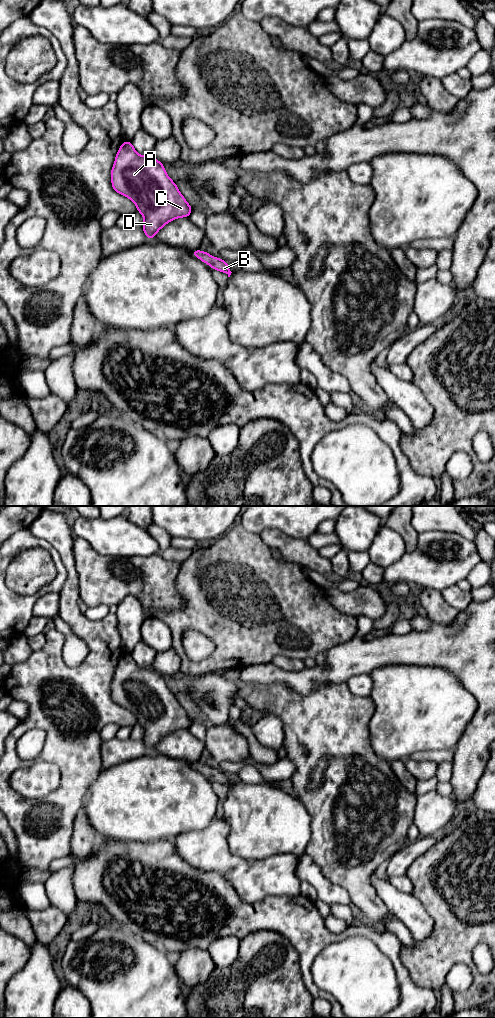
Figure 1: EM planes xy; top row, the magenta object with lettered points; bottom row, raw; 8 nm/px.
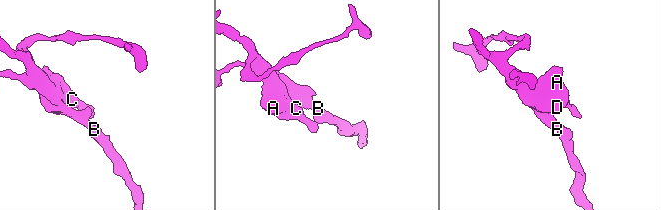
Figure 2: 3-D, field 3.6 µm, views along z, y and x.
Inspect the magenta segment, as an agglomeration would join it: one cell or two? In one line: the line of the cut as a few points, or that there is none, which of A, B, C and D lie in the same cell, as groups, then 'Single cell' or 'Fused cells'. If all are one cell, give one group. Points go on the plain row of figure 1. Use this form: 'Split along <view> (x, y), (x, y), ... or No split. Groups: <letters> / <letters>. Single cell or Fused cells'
No split. Groups: A B C D. Single cell

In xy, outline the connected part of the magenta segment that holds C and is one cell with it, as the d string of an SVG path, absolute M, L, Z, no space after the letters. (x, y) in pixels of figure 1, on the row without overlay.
M131 653L123 654L115 670L111 683L112 700L121 707L131 711L144 729L143 743L148 751L153 751L155 746L170 733L189 729L192 719L166 686L163 675L152 668L139 667Z

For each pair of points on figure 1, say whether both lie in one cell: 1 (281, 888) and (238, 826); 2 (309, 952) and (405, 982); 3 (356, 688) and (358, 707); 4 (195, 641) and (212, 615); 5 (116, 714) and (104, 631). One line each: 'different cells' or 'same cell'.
1: different cells
2: same cell
3: different cells
4: different cells
5: same cell

